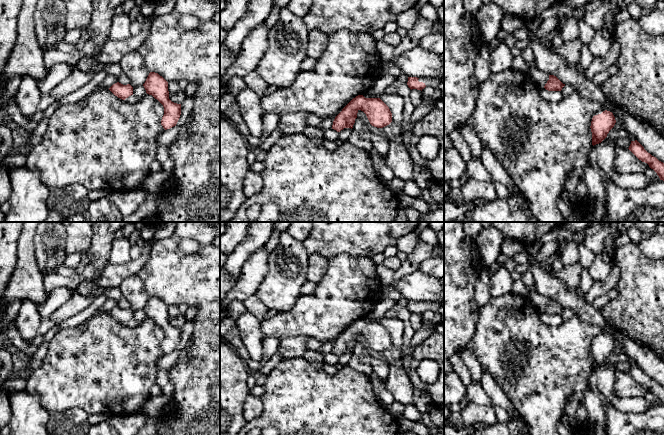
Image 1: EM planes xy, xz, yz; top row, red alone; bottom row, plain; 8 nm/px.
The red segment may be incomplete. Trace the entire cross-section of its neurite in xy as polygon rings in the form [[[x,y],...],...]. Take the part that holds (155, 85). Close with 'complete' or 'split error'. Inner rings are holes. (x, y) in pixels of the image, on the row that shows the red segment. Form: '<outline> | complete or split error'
[[[150,72],[143,84],[146,93],[152,95],[164,107],[161,125],[165,130],[176,126],[181,115],[181,104],[169,99],[168,82],[158,73]]] | complete

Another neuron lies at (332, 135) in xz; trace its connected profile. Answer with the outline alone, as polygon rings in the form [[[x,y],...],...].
[[[328,129],[326,131],[324,131],[324,135],[323,138],[329,141],[333,141],[336,142],[339,140],[339,132],[337,132],[334,129]]]

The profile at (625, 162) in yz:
[[[615,145],[614,171],[618,174],[644,172],[649,165],[639,160],[629,149]]]

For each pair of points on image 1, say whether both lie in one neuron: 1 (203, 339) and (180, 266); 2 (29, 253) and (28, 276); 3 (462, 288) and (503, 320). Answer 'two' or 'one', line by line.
1: one
2: one
3: two

